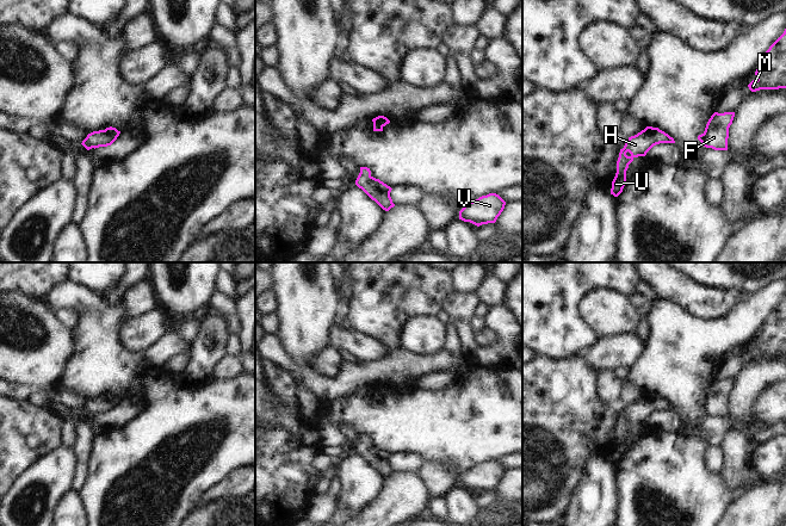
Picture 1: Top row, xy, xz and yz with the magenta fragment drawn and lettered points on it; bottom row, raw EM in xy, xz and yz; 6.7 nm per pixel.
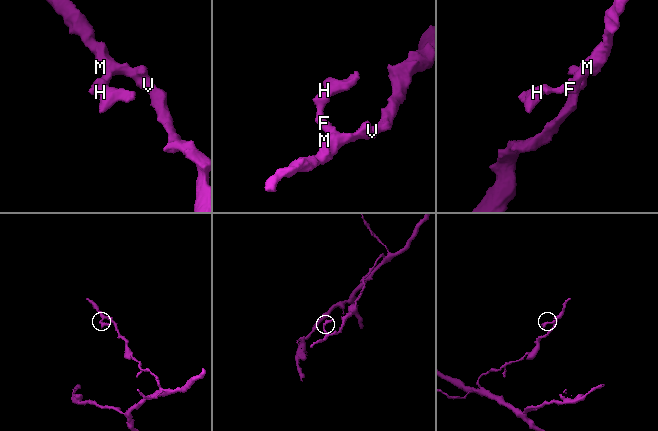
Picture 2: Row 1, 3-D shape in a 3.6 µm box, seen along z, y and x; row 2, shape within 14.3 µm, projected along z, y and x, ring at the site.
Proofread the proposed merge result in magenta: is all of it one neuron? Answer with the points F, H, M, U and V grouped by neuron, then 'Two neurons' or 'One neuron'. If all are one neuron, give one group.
Groups: F H M U V. One neuron.

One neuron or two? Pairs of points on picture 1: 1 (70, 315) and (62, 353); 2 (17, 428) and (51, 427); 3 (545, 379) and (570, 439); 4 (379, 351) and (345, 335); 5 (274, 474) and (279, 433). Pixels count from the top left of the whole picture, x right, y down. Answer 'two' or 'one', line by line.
1: two
2: one
3: one
4: one
5: one

